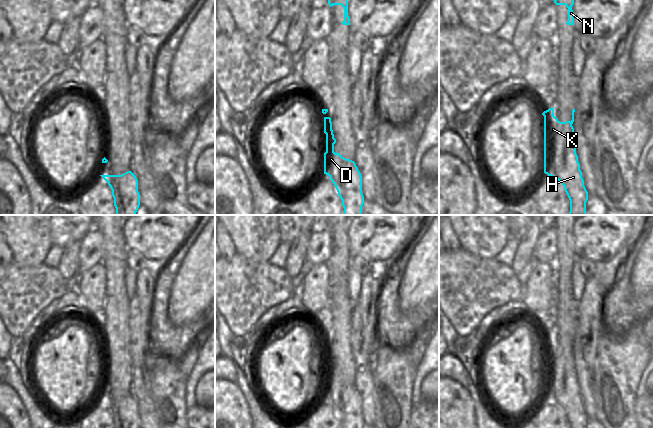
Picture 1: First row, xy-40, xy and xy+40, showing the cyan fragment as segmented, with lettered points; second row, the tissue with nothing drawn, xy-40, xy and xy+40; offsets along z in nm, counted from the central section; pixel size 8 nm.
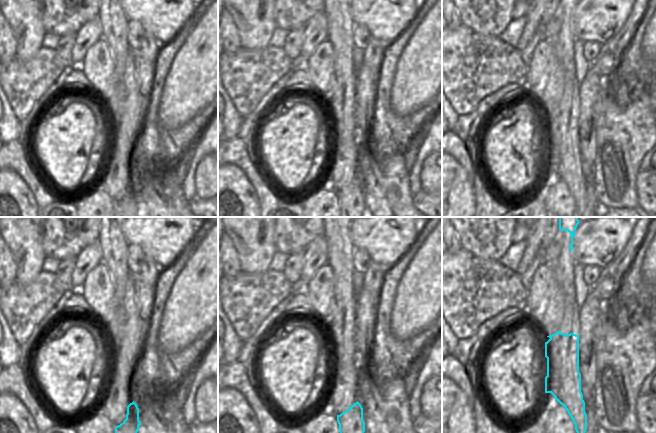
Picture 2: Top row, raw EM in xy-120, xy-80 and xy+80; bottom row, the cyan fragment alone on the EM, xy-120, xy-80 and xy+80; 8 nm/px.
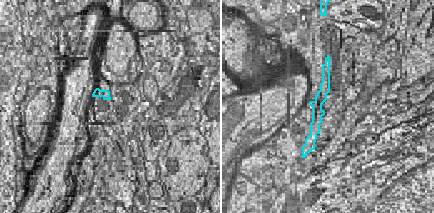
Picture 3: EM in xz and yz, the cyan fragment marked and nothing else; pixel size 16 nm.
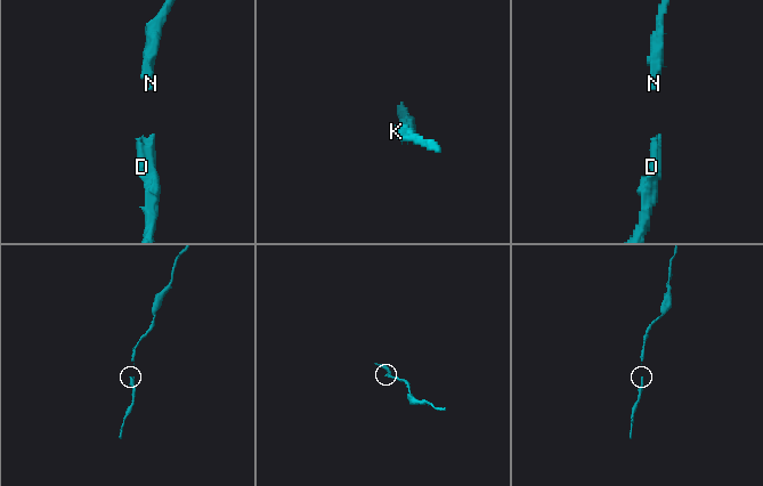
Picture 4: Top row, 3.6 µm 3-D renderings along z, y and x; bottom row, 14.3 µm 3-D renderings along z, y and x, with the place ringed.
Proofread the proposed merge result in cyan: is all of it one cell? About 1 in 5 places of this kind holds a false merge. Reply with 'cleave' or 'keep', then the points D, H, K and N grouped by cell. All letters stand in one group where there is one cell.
keep | D H K N

